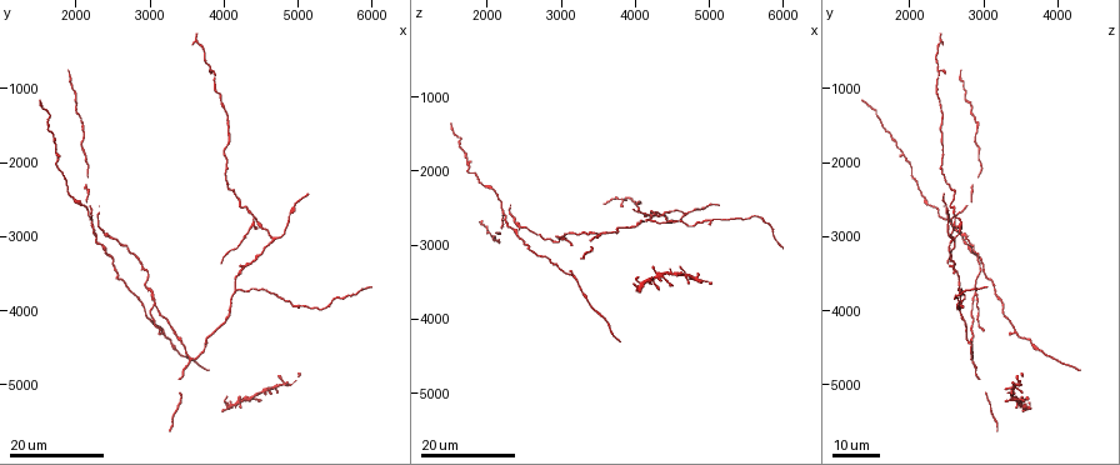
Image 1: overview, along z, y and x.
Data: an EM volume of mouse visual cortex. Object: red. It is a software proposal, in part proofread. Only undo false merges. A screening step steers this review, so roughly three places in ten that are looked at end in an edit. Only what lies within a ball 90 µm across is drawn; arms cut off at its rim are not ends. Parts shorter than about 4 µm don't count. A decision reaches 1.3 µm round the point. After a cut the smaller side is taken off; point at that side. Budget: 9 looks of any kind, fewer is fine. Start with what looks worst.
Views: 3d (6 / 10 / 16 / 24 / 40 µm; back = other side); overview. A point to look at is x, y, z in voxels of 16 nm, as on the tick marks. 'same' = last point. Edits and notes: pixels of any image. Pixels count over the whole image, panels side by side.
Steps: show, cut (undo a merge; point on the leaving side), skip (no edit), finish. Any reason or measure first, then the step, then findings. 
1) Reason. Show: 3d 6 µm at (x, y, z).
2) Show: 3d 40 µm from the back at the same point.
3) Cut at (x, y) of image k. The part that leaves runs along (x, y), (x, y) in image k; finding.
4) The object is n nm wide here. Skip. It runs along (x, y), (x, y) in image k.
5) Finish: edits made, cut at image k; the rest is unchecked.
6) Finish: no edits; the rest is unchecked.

Side arm on a straight run. Show: 3d 24 µm at (3000, 3850, 2900).

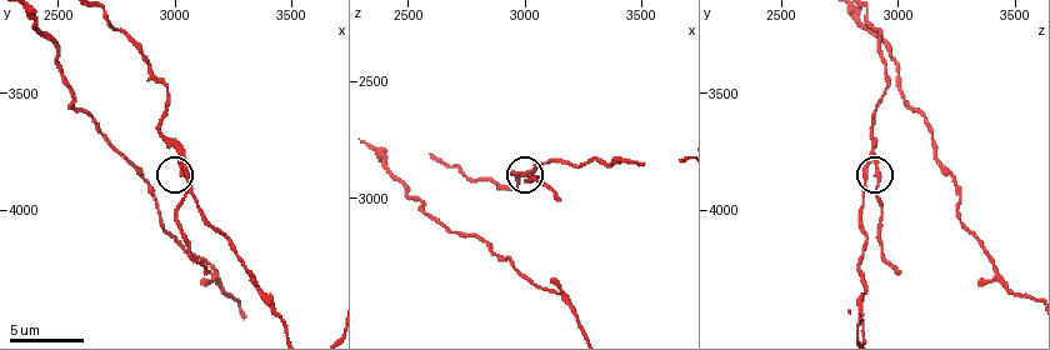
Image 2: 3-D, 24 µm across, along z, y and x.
Zoom in. Show: 3d 6 µm at (3030, 3800, 2910).

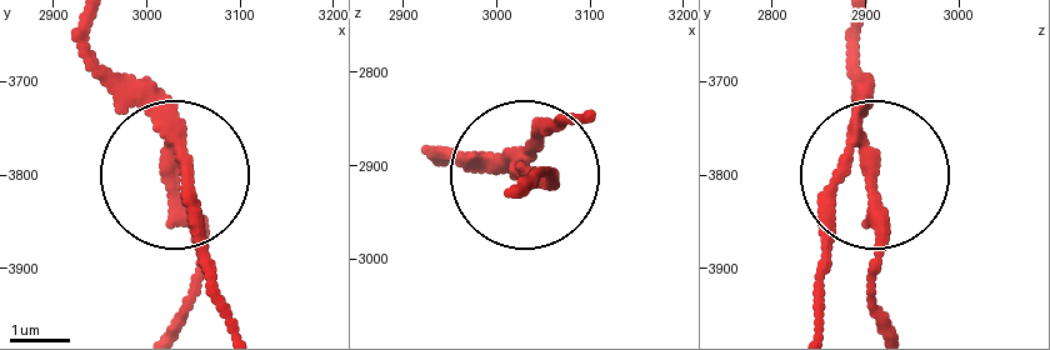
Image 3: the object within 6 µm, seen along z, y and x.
Show: 3d 6 µm from the back at (3025, 3805, 2905).

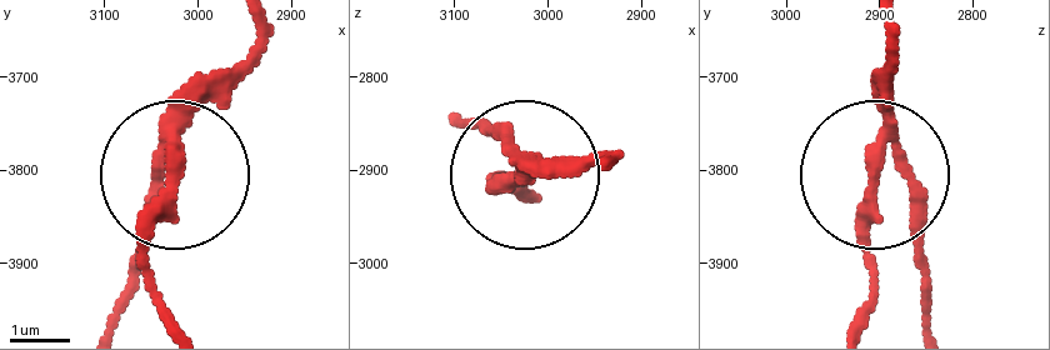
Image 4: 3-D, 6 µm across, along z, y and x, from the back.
The object is 230 nm wide here. Cut at (145, 228) of image 4. Two neurons meet here.

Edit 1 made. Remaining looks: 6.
Arms part here. Show: 3d 24 µm at (2250, 2900, 2600).

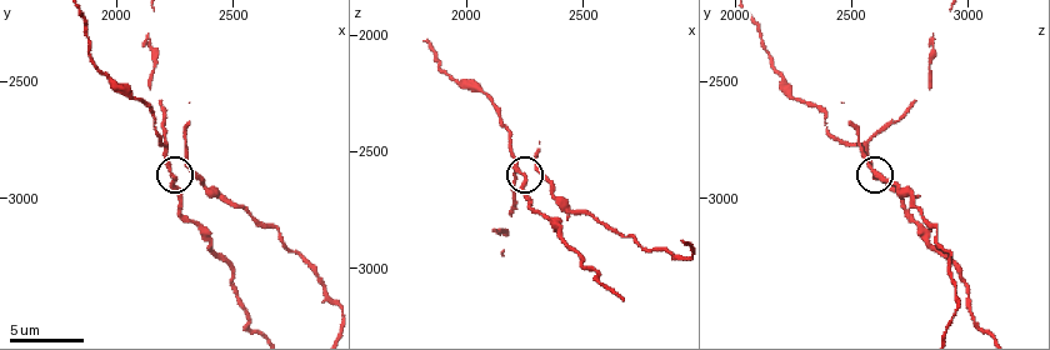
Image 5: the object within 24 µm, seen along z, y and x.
Show: 3d 10 µm at (2240, 2910, 2600).

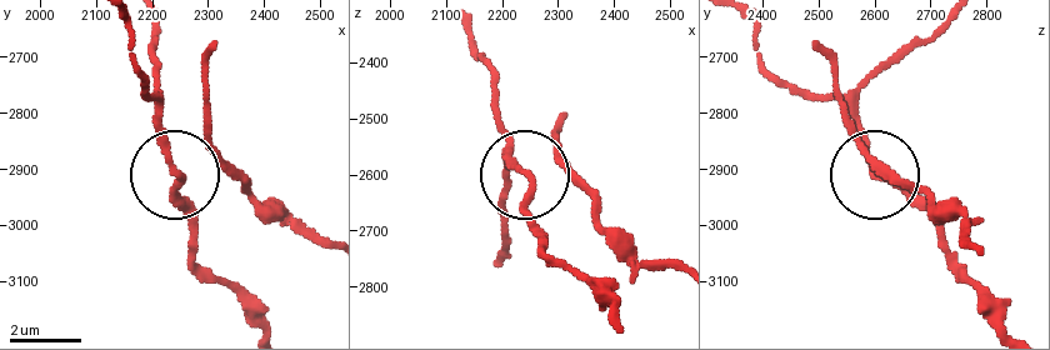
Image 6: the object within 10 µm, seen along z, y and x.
3 arms meet here. Skip. It runs along (325, 243), (280, 221), (218, 159), (175, 171), (154, 90) in image 6; continuous, no second neuron.

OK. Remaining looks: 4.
A fork. Show: 3d 16 µm at (4650, 3000, 2650).

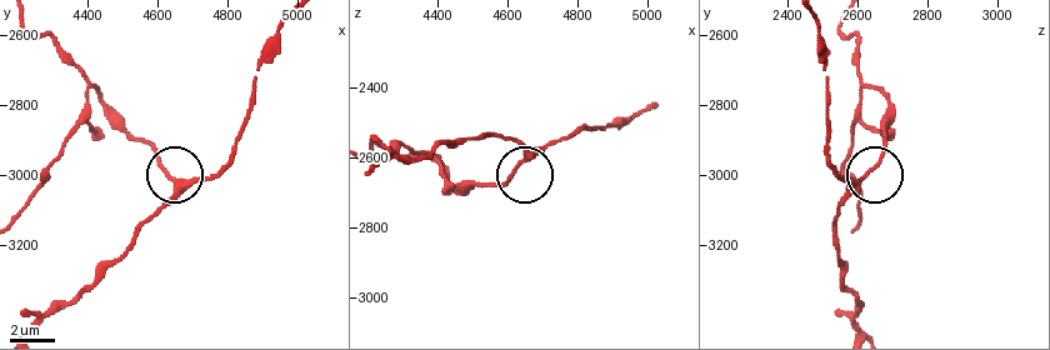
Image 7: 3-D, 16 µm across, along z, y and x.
Show: 3d 6 µm at (4660, 3020, 2600).

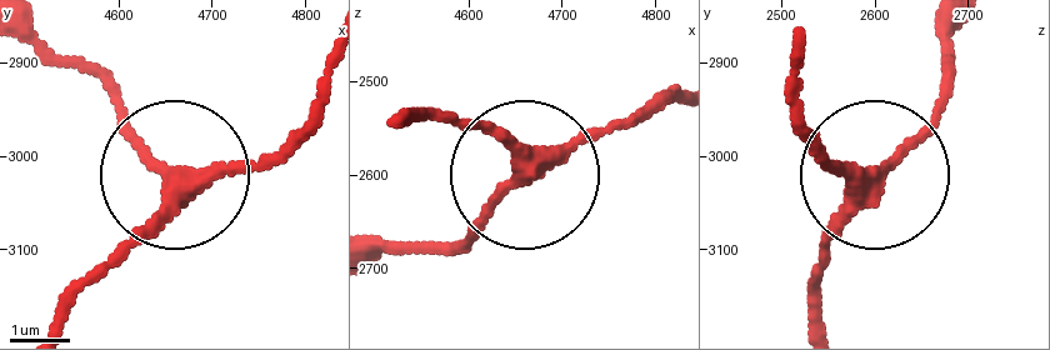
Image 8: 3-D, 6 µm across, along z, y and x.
3 arms meet here. Skip. It runs along (823, 329), (813, 285), (833, 225), (873, 180), (803, 140) in image 8; one neuron here.

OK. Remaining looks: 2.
Three arms meet. Show: 3d 24 µm at (3600, 4650, 2850).

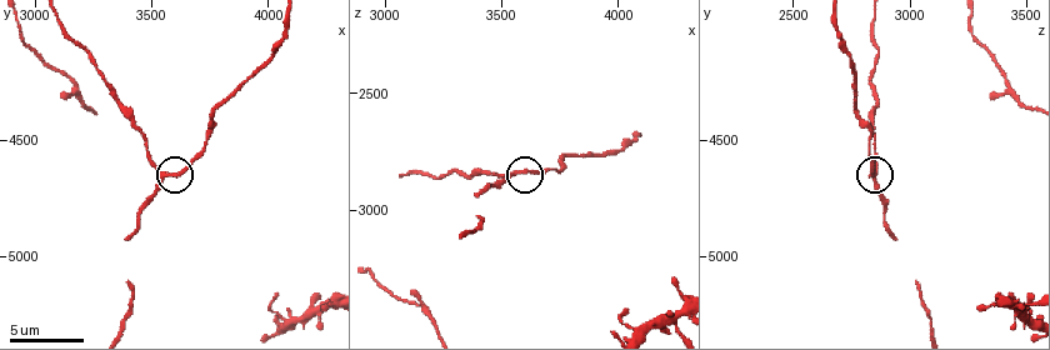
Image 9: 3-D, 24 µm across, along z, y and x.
Show: 3d 6 µm at (3570, 4660, 2840).

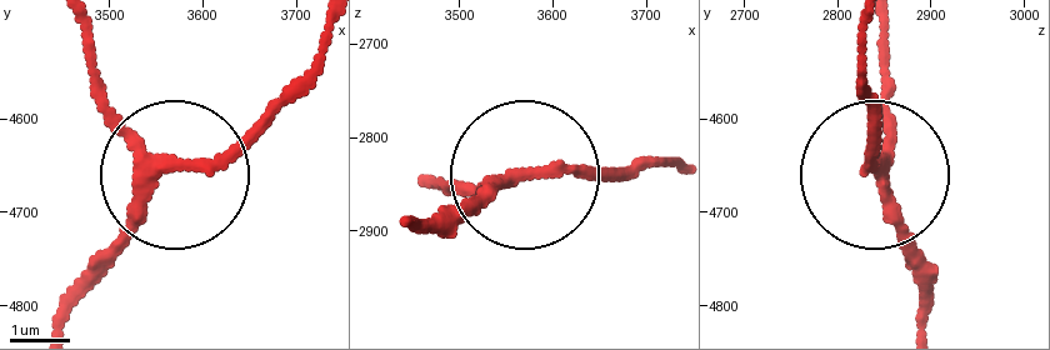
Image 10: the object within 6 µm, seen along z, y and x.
3 arms meet here. Skip. Continuous, no second neuron.

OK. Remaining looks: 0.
Finish: edits made, cut at image 4; the rest is unchecked.

